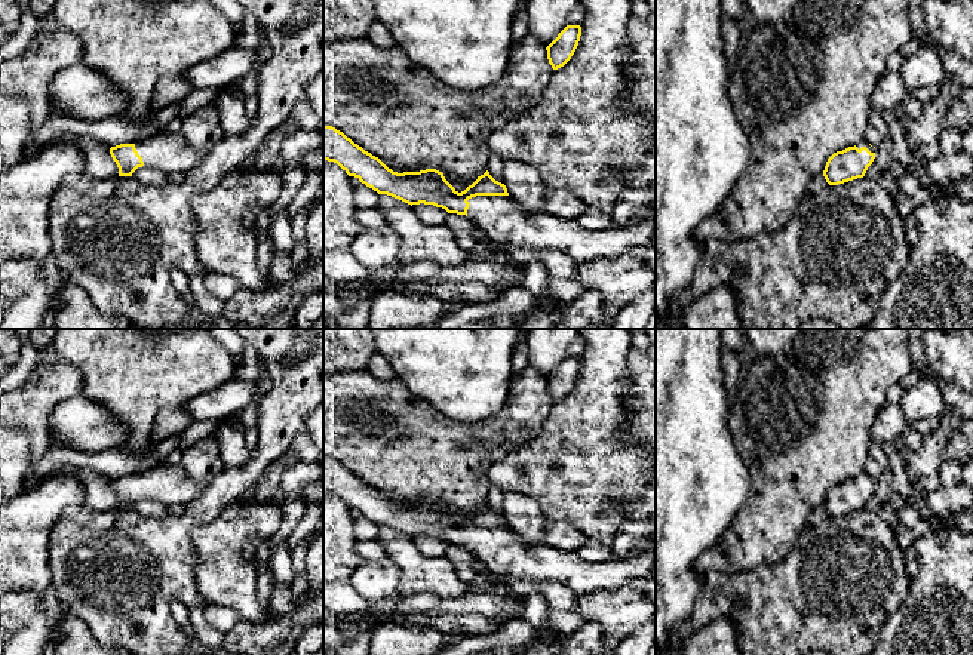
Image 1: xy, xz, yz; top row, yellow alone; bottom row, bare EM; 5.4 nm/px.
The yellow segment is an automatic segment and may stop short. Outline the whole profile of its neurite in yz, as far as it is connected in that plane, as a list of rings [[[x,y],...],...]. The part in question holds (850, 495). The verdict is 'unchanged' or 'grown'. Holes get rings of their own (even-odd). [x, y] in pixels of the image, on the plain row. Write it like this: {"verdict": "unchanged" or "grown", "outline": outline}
{"verdict": "grown", "outline": [[[865,471],[854,479],[834,485],[825,498],[823,508],[829,517],[863,510],[875,491],[875,479]]]}

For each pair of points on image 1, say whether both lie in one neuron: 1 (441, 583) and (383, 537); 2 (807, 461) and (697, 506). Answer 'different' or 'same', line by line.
1: same
2: different

